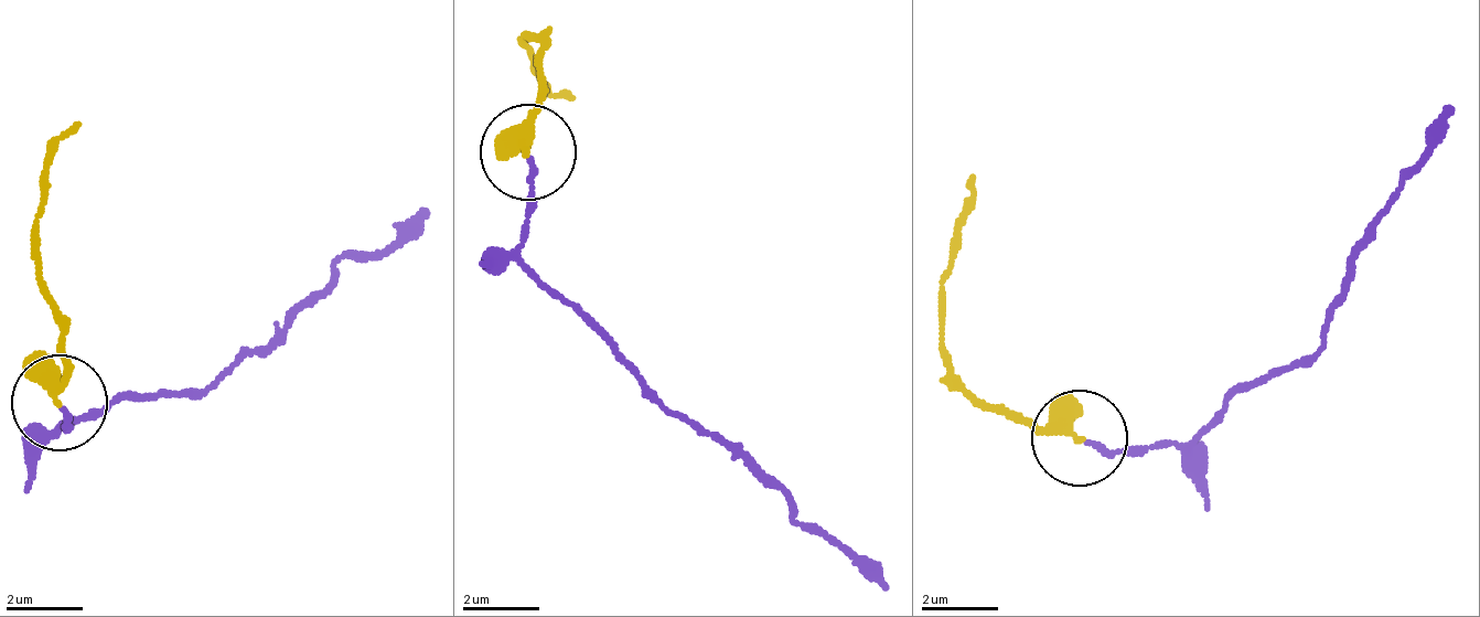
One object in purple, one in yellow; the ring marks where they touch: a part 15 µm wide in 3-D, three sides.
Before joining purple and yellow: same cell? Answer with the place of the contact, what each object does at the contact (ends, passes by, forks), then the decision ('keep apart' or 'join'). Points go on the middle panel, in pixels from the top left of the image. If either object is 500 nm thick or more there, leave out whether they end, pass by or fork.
(528, 152) | purple ends | yellow passes by | join

